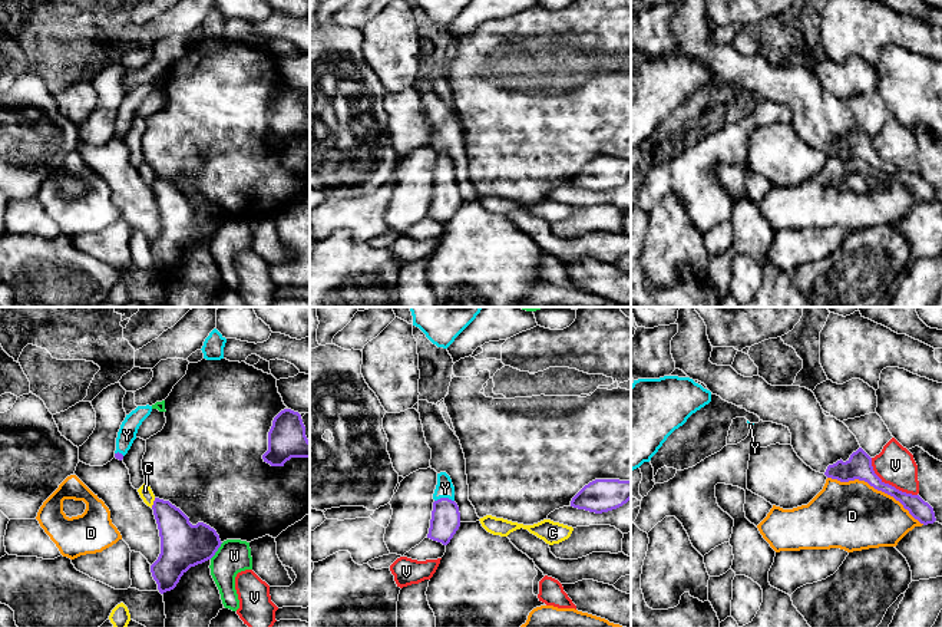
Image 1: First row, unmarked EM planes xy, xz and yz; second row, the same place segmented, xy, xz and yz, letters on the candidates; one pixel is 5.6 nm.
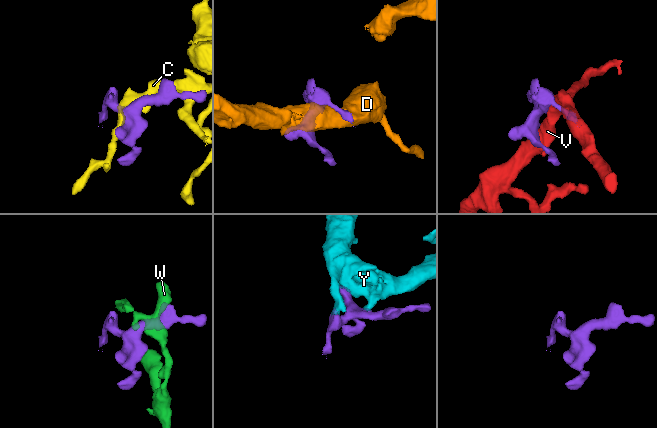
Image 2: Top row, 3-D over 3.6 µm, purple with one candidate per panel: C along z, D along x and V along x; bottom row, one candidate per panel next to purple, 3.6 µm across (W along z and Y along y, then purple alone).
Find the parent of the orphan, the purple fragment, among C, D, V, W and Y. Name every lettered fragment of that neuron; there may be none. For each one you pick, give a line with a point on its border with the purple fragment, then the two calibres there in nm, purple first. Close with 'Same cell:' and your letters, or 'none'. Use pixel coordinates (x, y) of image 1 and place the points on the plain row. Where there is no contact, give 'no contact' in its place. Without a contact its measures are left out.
Y: xz (443, 177) | 160/100 nm
Same cell: Y

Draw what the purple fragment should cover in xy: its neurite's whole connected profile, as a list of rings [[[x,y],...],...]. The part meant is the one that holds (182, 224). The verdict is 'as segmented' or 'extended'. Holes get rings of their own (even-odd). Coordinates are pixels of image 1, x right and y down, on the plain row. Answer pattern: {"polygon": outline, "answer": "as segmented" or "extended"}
{"polygon": [[[155,176],[152,188],[161,215],[161,232],[151,244],[151,251],[163,273],[173,268],[191,245],[211,238],[222,221],[214,207],[204,201],[192,204],[169,179]]], "answer": "as segmented"}

